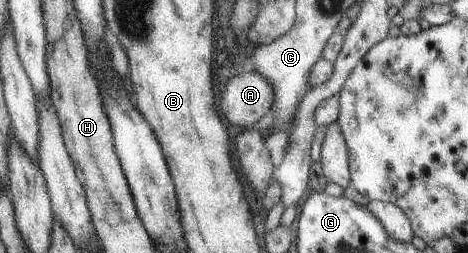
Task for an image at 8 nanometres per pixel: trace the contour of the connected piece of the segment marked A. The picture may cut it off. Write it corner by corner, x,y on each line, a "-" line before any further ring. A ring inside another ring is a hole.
246,68
225,85
219,112
233,125
251,128
264,115
271,115
274,87
258,71

